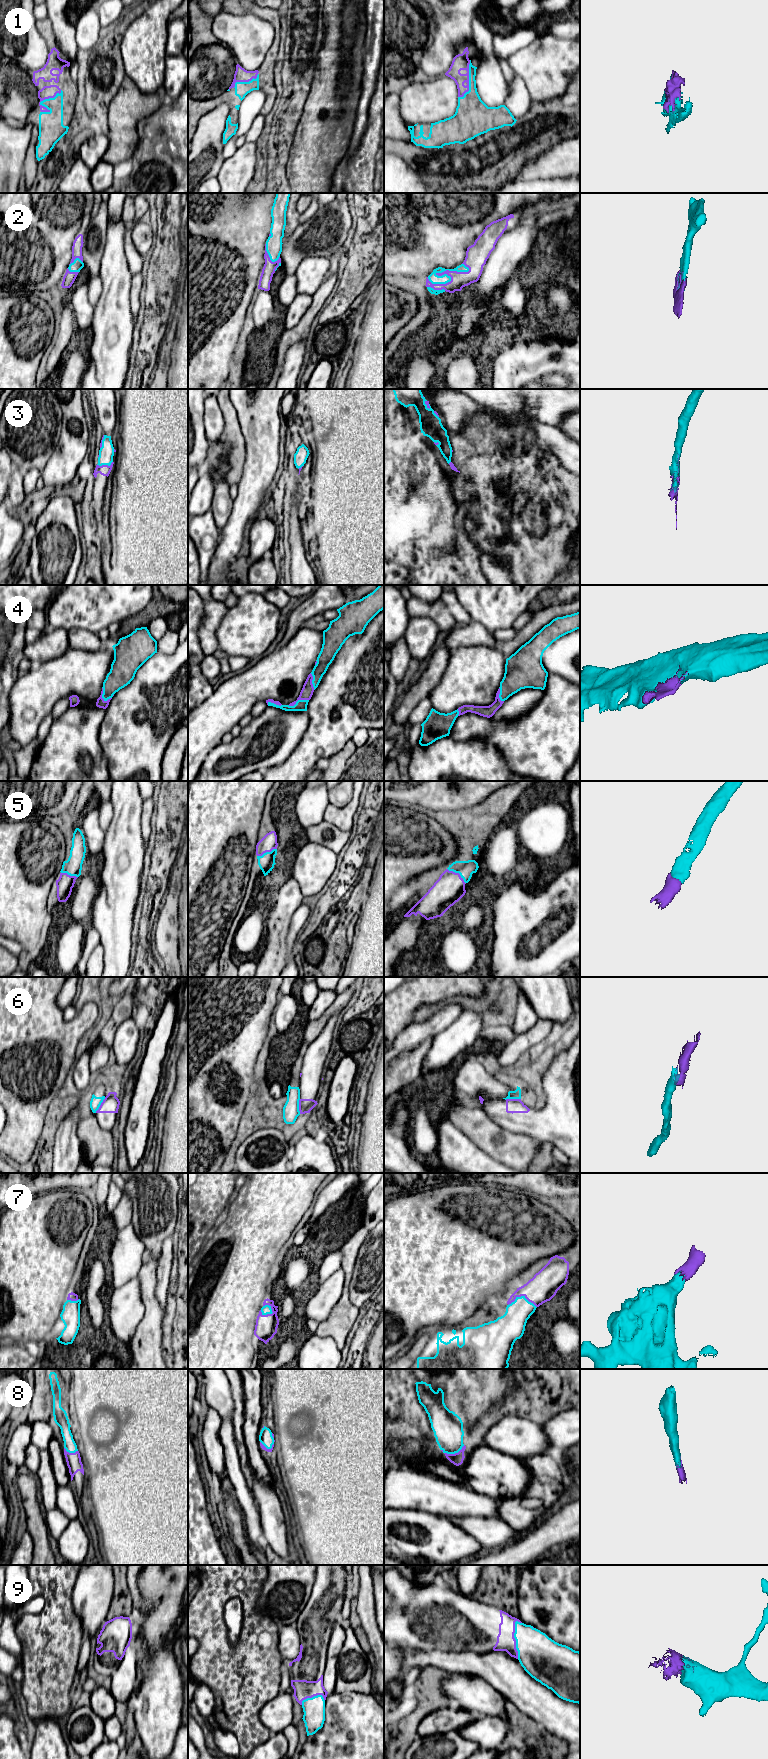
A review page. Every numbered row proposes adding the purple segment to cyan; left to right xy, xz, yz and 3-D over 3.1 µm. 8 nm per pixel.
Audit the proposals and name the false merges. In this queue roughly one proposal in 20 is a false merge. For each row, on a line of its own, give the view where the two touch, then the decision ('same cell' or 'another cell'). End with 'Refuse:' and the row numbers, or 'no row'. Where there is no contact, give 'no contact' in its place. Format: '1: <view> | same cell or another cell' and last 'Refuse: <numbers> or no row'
1: xy | same cell
2: yz | same cell
3: xy | same cell
4: xz | same cell
5: yz | same cell
6: xy | another cell
7: yz | same cell
8: yz | same cell
9: yz | same cell
Refuse: 6

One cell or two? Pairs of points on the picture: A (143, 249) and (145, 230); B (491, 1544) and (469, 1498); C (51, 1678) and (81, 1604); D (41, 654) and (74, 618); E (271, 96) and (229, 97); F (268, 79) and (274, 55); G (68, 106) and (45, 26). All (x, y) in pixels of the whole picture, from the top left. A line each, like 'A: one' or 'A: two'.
A: one
B: two
C: two
D: two
E: one
F: one
G: one

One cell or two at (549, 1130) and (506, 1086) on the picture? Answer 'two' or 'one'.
two

